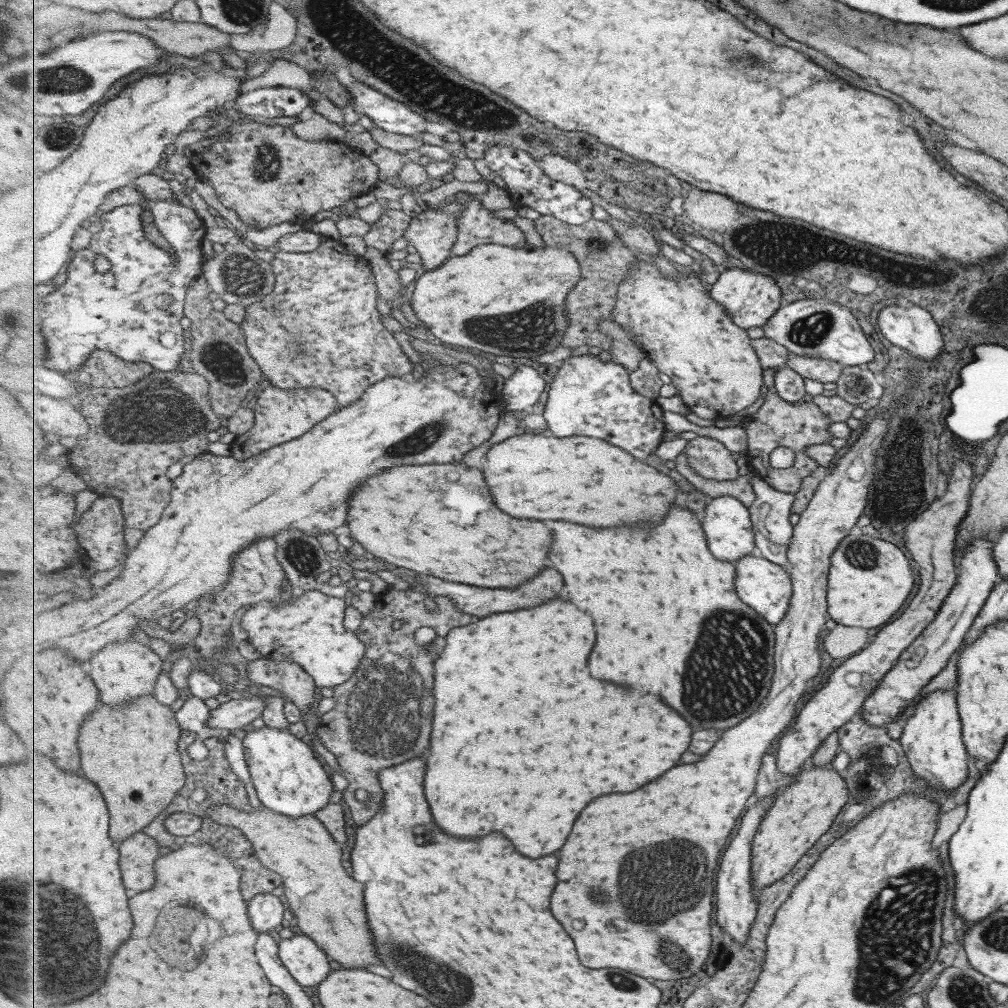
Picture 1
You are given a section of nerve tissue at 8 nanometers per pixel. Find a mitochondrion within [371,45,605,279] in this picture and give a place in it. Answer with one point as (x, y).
(468, 107)

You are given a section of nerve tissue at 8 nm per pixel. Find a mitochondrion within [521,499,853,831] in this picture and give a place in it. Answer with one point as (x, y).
(726, 670)

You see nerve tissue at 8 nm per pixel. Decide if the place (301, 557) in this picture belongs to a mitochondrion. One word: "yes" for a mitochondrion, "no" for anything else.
yes

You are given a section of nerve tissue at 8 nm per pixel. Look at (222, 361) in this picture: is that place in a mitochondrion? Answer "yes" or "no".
yes

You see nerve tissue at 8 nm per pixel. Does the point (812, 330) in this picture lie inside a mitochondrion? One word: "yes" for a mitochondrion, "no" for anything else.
yes

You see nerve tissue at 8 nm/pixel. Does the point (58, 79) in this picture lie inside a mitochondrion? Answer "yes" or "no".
yes

